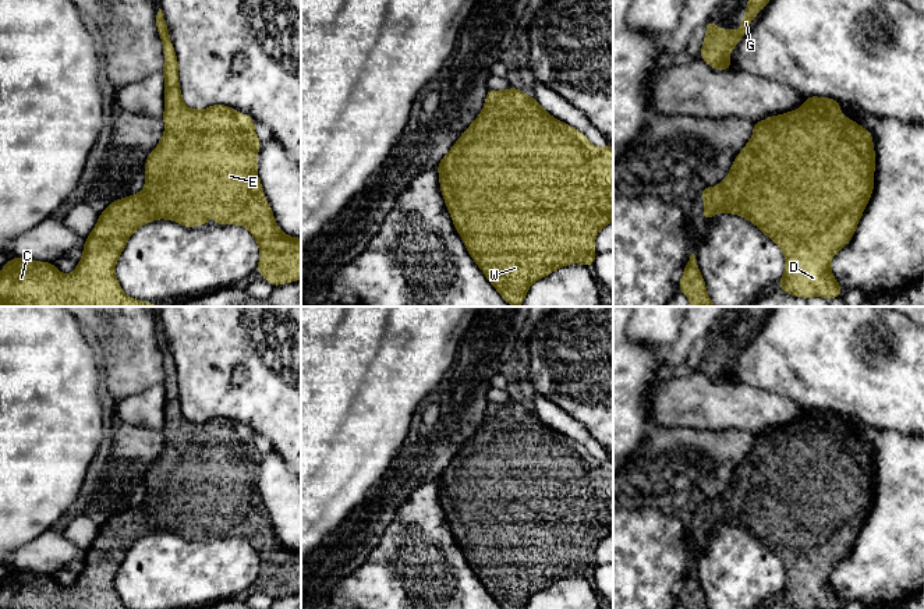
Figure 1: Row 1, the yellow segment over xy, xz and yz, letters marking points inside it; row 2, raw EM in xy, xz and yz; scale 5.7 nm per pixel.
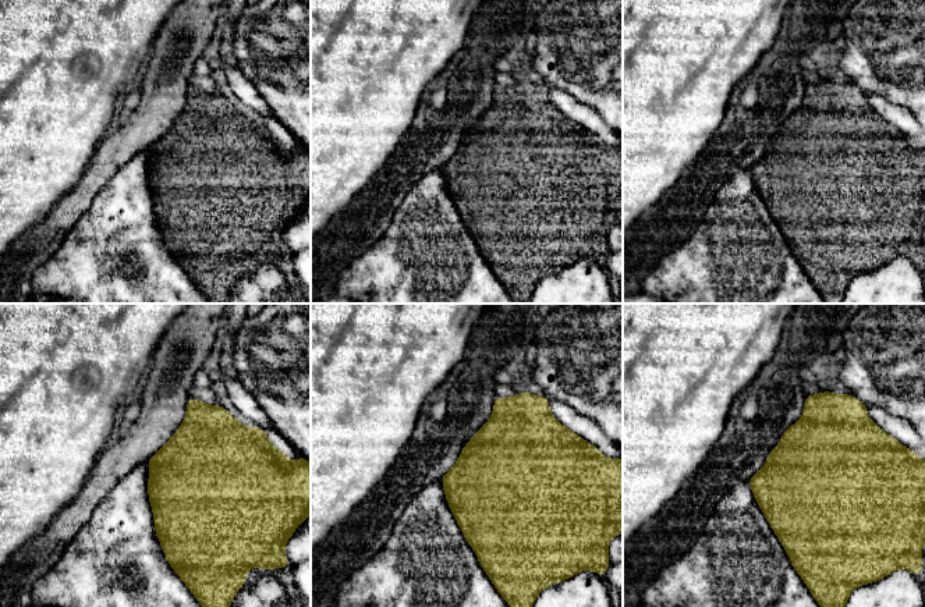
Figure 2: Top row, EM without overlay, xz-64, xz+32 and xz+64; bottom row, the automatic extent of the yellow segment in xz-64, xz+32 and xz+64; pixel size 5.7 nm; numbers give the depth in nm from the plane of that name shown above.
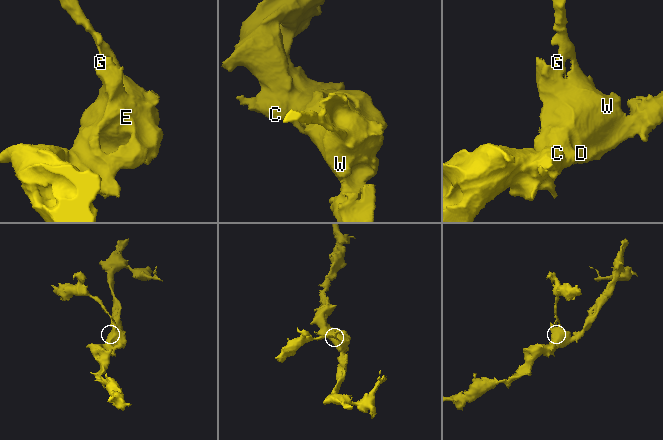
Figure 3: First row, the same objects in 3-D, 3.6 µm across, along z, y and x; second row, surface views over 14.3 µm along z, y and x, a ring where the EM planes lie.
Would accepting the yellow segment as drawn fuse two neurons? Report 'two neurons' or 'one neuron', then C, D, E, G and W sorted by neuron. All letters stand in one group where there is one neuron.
one neuron; C D E G W

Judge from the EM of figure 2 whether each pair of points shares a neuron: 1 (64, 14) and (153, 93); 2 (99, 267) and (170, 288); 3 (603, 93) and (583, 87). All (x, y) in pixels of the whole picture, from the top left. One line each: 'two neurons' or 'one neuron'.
1: two neurons
2: one neuron
3: one neuron

